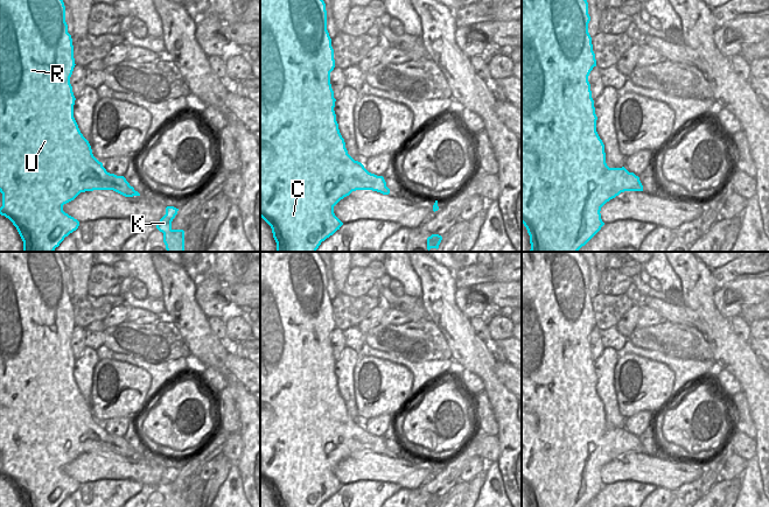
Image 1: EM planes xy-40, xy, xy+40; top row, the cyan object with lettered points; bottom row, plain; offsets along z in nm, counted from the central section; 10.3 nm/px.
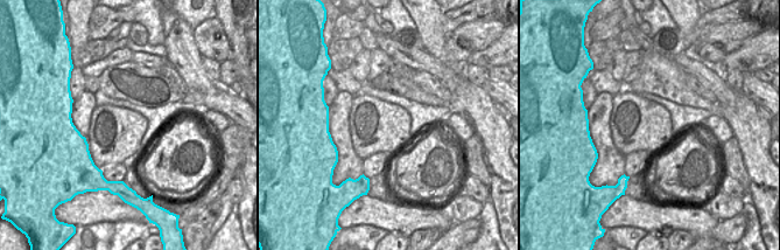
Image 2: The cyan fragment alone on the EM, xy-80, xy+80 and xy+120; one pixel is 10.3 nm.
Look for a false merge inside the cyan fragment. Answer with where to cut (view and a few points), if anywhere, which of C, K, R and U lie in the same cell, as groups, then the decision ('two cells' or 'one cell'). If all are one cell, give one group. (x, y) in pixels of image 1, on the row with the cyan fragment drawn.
cut none; groups C K R U; one cell

